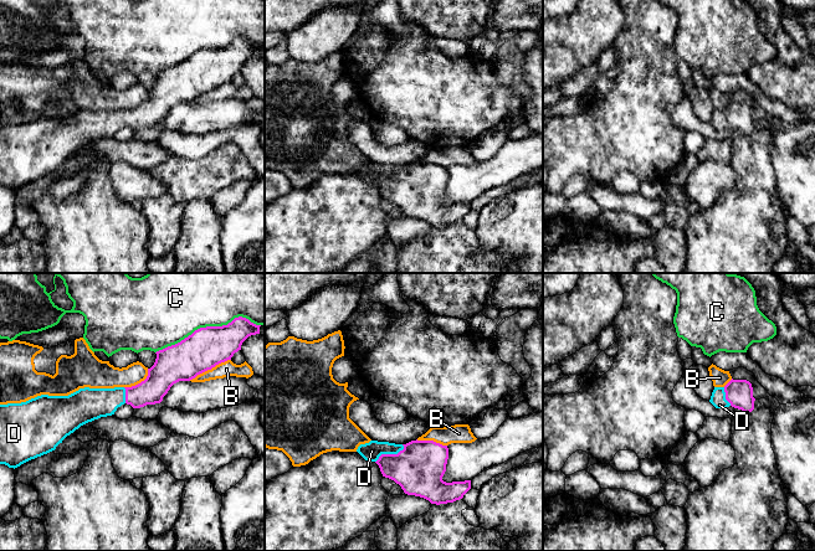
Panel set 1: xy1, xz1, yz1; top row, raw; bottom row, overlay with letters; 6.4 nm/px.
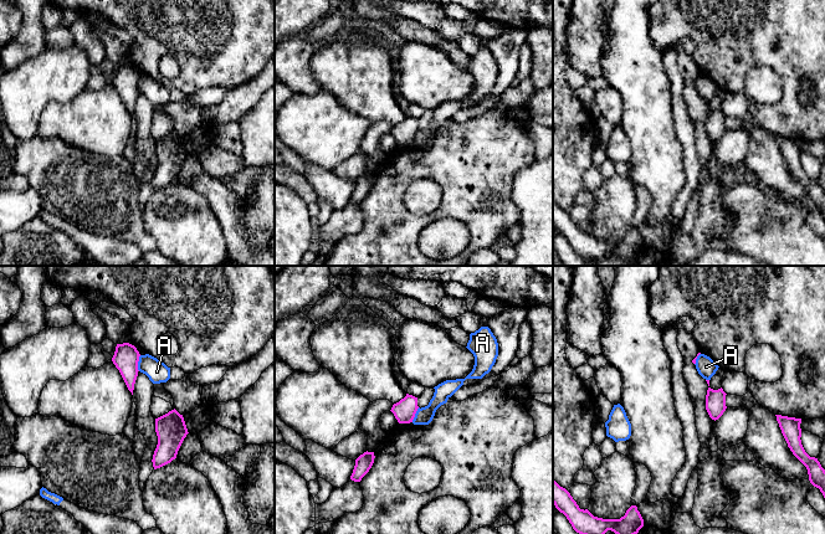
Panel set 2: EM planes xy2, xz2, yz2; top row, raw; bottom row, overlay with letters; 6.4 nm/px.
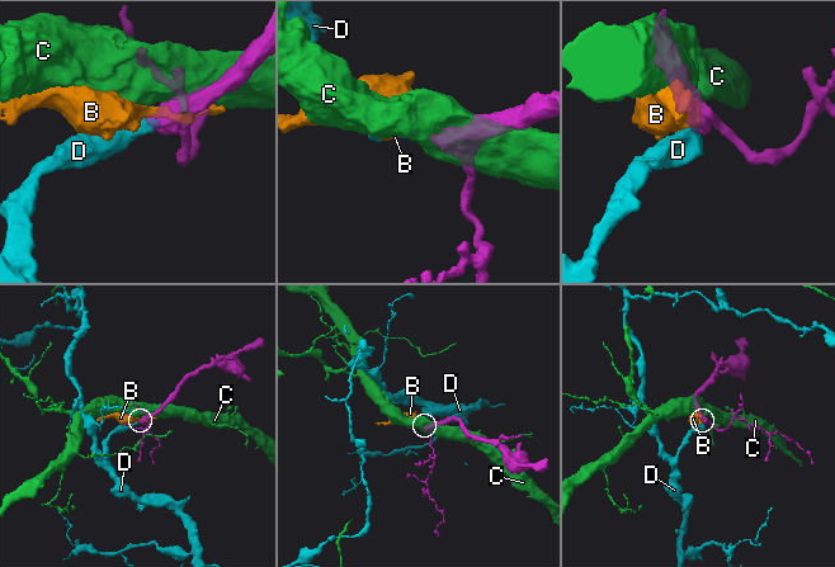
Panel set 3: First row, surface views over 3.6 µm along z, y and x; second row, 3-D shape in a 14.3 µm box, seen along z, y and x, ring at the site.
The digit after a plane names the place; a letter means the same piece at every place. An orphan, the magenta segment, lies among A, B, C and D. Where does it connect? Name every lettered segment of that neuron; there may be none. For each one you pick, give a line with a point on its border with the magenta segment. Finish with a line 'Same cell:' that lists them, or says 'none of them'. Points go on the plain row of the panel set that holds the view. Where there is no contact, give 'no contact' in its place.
D: xz1 (389, 176)
Same cell: D

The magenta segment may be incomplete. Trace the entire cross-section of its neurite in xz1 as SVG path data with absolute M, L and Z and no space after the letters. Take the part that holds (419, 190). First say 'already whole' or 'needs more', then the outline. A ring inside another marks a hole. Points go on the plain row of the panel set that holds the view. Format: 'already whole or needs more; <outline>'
needs more; M370 163L360 166L357 174L368 184L375 184L383 199L394 202L405 216L429 222L431 226L447 226L463 220L471 211L471 202L446 205L442 199L446 194L448 170L434 163L411 163L406 166Z

